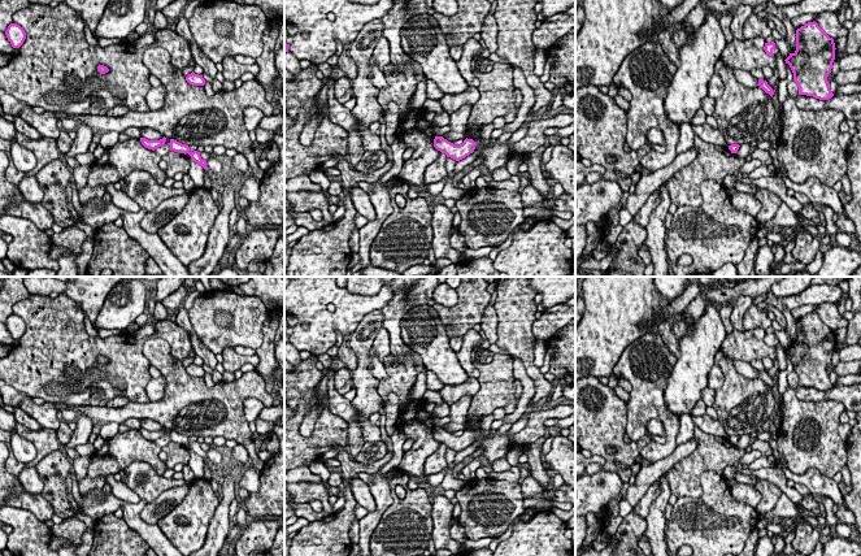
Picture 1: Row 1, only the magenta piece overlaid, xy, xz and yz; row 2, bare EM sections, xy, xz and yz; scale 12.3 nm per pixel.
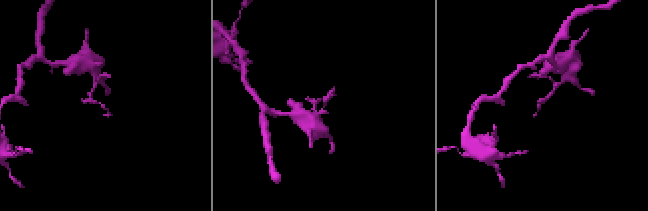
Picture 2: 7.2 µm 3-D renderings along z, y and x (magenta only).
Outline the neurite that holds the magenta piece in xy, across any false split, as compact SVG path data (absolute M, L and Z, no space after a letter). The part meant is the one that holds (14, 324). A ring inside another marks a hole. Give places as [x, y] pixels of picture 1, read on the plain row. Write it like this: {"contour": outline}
{"contour": "M10 314L5 322L5 326L13 339L19 339L26 330L25 321L17 314Z"}

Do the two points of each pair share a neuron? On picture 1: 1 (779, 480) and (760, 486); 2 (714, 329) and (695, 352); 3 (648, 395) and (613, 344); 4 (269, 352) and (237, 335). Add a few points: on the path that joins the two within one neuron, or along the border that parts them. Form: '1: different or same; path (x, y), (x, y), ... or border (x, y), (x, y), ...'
1: different; border (757, 477), (774, 483), (783, 492)
2: same; path (709, 334), (700, 347)
3: different; border (643, 335), (625, 348), (613, 373)
4: different; border (266, 317), (262, 325), (262, 343), (256, 350)

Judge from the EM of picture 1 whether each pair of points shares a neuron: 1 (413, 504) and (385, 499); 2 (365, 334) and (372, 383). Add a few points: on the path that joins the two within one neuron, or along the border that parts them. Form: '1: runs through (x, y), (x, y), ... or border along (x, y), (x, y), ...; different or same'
1: border along (394, 469), (388, 481), (392, 503), (377, 526); different
2: runs through (362, 346), (362, 372); same

